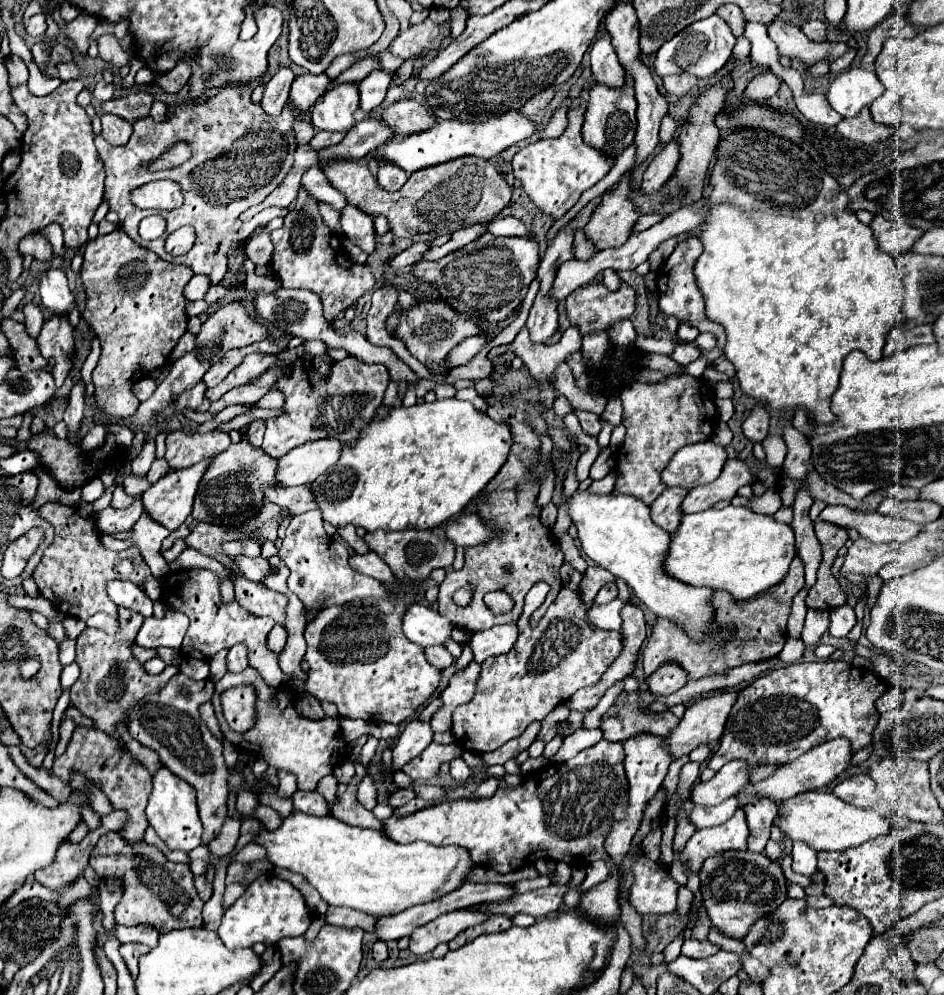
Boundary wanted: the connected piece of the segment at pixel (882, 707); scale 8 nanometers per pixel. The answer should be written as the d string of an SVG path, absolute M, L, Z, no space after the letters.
M891 686L891 688L887 688L887 692L875 702L875 708L877 708L879 714L885 714L885 712L891 712L891 710L897 710L901 704L903 704L903 690L897 688L897 686Z

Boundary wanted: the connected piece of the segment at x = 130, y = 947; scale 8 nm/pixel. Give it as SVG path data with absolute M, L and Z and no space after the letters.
M121 944L121 956L131 972L133 978L137 978L137 962L139 962L139 956L143 956L145 952L149 952L149 948L145 944Z

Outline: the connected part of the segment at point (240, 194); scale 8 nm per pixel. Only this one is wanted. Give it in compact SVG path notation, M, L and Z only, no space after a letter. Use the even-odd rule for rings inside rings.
M225 84L225 88L217 88L217 94L205 102L175 102L167 106L165 120L155 122L151 116L145 116L133 124L133 134L127 144L111 146L103 140L101 134L95 136L97 152L105 164L107 180L105 180L105 200L109 210L115 208L121 220L121 228L139 244L161 258L175 258L165 252L163 244L167 234L175 228L191 224L197 232L195 246L189 254L179 256L185 266L189 266L195 274L205 274L211 278L211 284L219 284L227 270L227 250L233 242L241 242L251 232L239 232L241 222L239 214L255 204L259 204L267 194L273 192L281 184L281 180L293 168L293 156L297 150L293 118L301 112L297 106L285 104L279 116L269 116L261 110L259 102L251 100L249 84ZM175 140L187 140L193 146L193 156L173 170L149 172L143 164L157 158L165 146ZM171 178L179 182L185 202L181 208L163 212L167 228L157 240L143 240L137 236L137 226L141 218L159 212L137 212L137 206L131 204L129 192L139 184Z

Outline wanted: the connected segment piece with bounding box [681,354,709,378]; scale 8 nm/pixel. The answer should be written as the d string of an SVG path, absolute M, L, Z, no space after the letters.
M701 354L697 360L693 360L693 362L685 364L681 370L683 370L683 374L691 374L691 376L701 378L701 376L703 376L703 372L705 372L707 368L709 368L709 362L707 362L707 358L703 358L703 354Z

